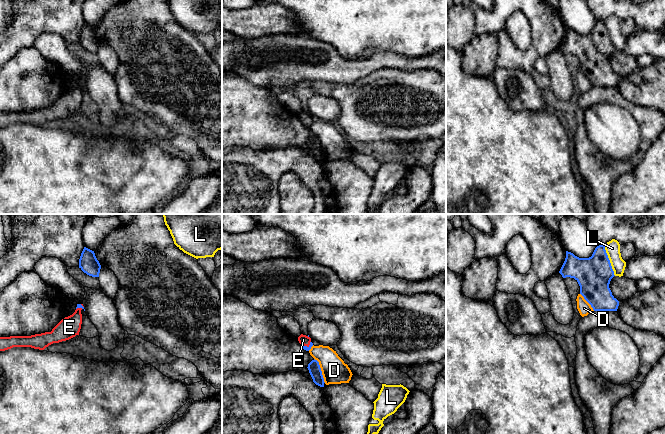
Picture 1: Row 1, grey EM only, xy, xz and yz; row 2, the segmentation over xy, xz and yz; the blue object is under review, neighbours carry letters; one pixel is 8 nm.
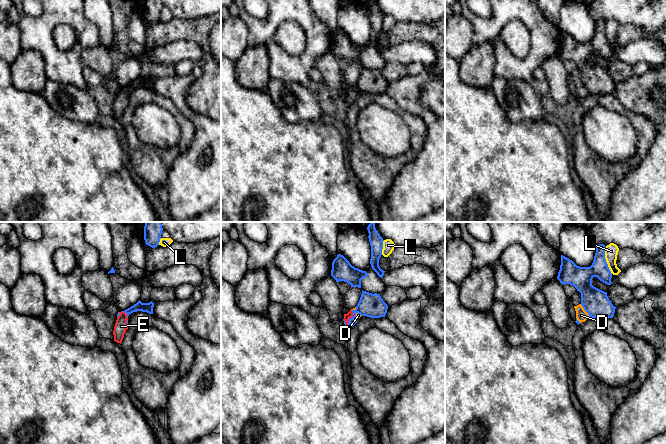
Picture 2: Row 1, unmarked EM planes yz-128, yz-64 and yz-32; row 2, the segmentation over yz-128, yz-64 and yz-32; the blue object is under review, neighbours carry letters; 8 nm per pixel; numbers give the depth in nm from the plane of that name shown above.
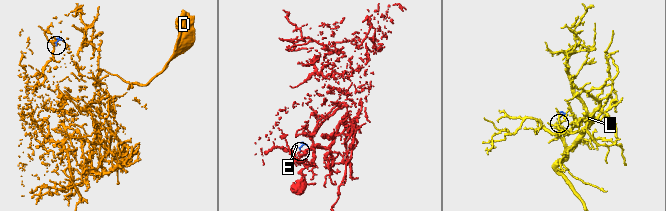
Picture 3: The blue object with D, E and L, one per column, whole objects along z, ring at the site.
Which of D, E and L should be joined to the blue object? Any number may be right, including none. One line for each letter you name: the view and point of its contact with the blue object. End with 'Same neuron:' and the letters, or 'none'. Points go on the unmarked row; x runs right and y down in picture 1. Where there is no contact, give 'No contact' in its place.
E: Touches blue at xz (306, 122)
Same neuron: E

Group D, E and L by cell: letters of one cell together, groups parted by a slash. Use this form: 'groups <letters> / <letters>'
groups D / E / L

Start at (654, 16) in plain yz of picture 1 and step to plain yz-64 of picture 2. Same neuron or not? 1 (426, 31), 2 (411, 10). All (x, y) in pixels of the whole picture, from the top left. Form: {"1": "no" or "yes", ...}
{"1": "no", "2": "yes"}

